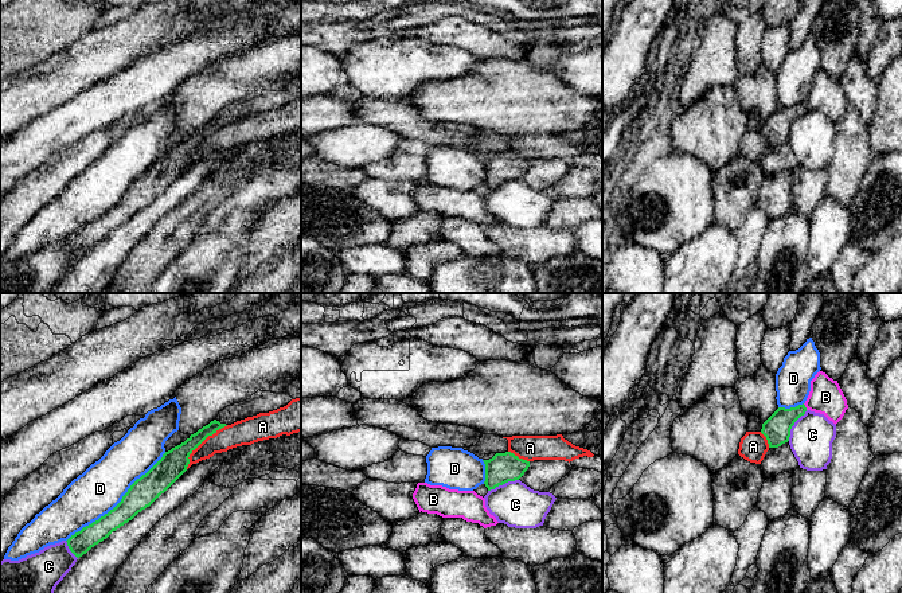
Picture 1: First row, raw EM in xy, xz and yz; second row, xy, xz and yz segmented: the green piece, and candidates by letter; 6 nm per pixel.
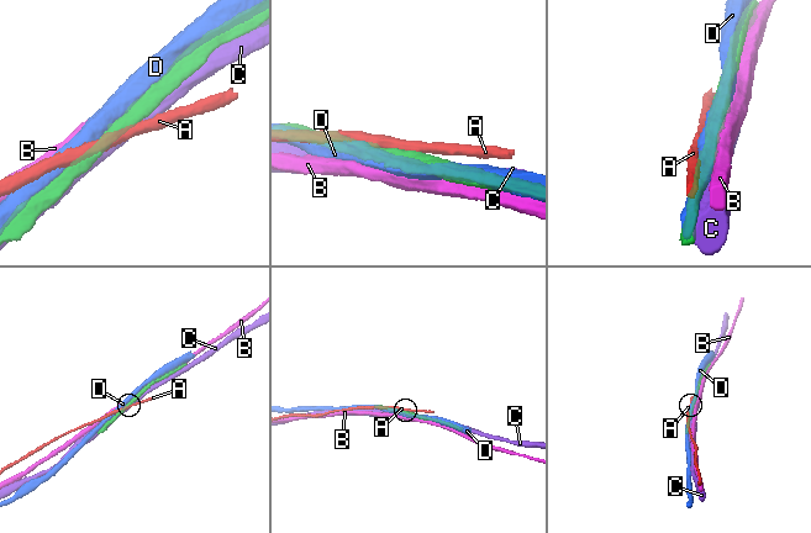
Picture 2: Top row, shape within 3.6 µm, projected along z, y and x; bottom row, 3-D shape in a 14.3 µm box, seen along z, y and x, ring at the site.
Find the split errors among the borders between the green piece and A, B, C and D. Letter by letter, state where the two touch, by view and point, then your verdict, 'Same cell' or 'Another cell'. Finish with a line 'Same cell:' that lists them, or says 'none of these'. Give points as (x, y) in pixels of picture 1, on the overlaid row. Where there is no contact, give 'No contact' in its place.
A: Touches green at xy (202, 441). Another cell
B: Touches green at yz (804, 406). Another cell
C: Touches green at yz (793, 424). Another cell
D: Touches green at xy (118, 503). Another cell
Same cell: none of these

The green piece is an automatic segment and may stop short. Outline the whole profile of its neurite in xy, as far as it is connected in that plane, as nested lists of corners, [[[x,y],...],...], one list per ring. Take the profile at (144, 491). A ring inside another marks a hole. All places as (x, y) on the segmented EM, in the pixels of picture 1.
[[[214,420],[191,434],[180,445],[165,452],[145,475],[130,485],[121,502],[113,510],[66,541],[70,551],[77,558],[82,557],[91,547],[106,539],[113,531],[149,507],[187,471],[190,454],[208,436],[212,436],[224,426],[227,425]]]

